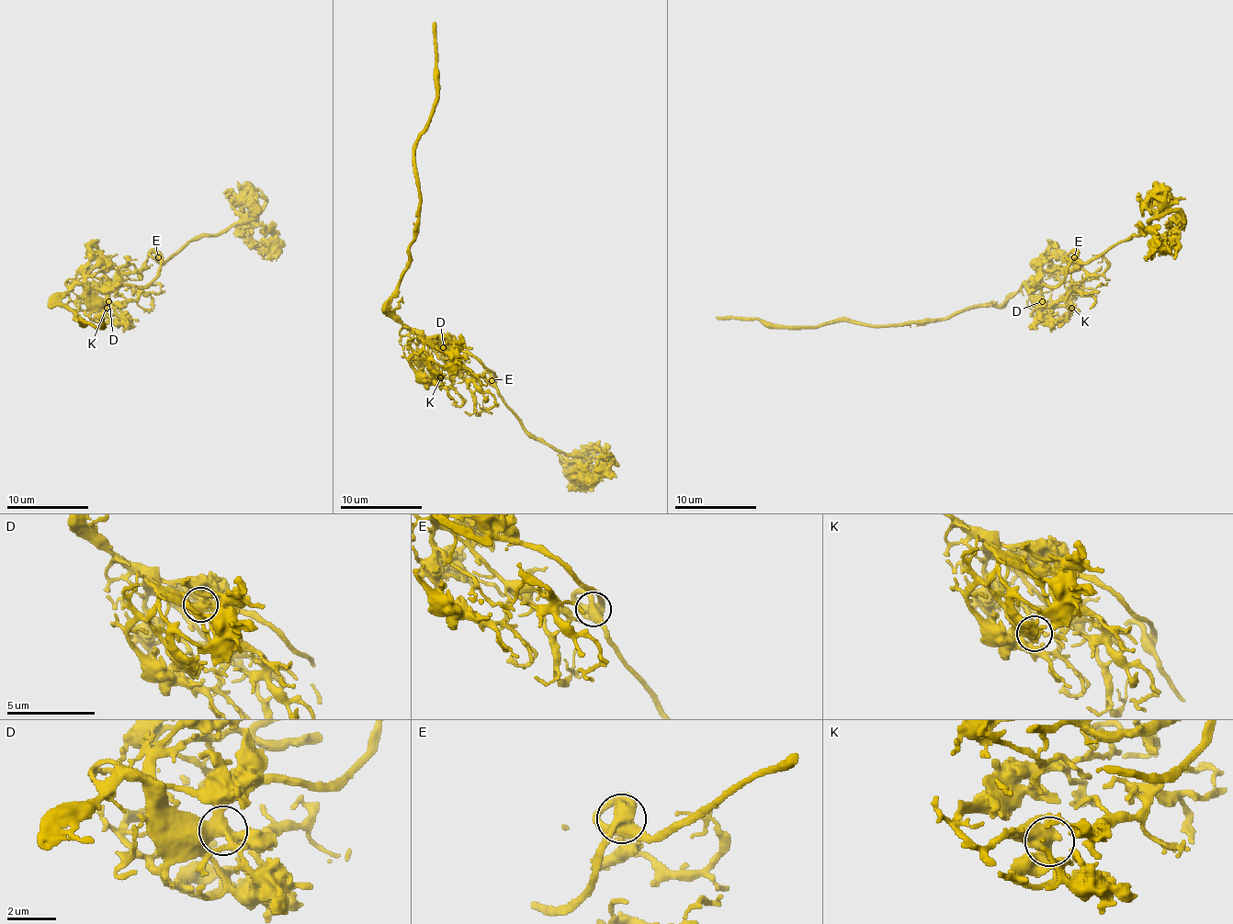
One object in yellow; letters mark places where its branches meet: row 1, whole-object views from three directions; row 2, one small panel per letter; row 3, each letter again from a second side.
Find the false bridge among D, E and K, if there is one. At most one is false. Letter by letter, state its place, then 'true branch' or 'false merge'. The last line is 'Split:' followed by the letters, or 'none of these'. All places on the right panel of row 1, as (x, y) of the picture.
D: place (1042, 301); true branch
E: place (1074, 257); true branch
K: place (1071, 308); true branch
Split: none of these

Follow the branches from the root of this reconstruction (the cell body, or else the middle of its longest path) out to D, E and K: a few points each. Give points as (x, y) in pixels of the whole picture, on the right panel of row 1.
D: (1029, 287), (1041, 302)
E: (1029, 287), (1056, 286), (1063, 277), (1068, 264), (1074, 257)
K: (1029, 287), (1033, 298), (1049, 314), (1069, 314), (1071, 308)

